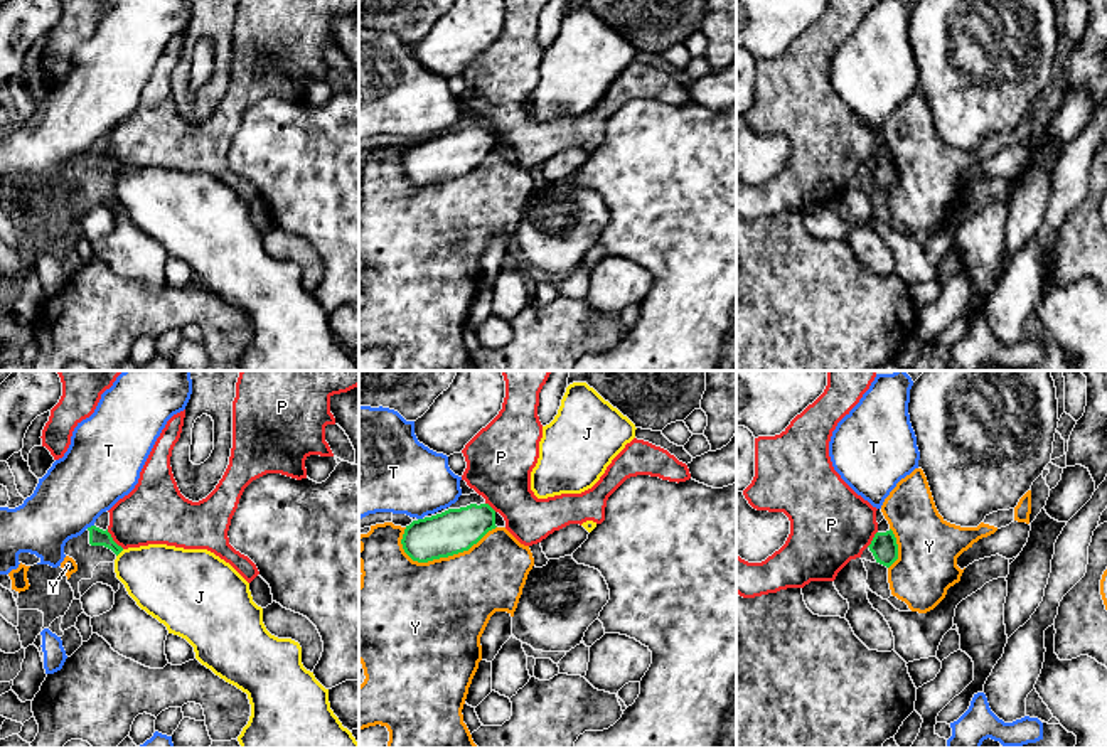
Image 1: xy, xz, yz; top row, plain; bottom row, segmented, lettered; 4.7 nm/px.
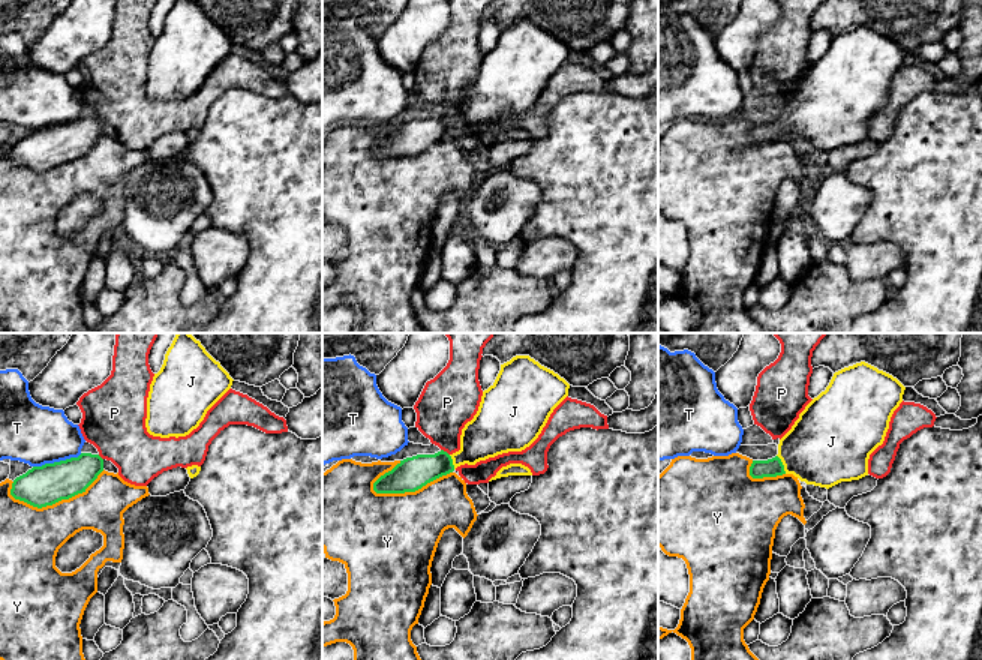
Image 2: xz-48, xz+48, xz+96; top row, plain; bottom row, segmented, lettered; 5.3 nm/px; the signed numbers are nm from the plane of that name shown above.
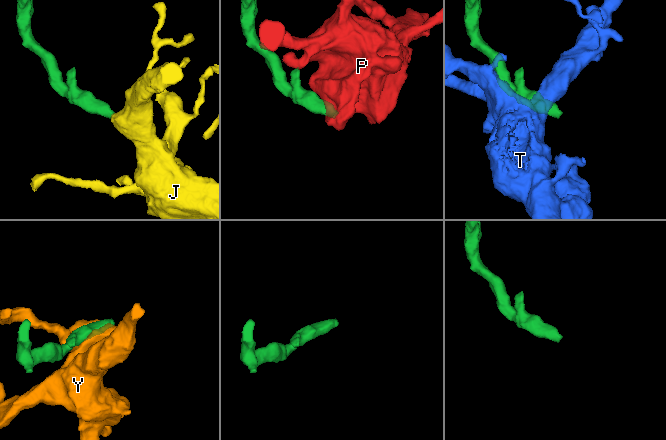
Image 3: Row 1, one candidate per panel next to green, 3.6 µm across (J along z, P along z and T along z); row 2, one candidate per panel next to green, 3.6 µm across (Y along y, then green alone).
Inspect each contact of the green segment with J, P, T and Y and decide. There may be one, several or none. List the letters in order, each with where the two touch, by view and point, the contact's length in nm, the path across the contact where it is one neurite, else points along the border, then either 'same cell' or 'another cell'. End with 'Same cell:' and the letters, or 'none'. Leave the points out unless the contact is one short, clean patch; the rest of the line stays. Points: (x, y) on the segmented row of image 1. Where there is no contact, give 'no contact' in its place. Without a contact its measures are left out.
J: contact xy (120, 551); length 50 nm; way xy (96, 536), (120, 551), (164, 580); same cell
P: contact xy (112, 539); length 130 nm; border xy (106, 529), (123, 548); another cell
T: contact xy (91, 526); length 40 nm; another cell
Y: contact xz (445, 556); length 480 nm; another cell
Same cell: J

